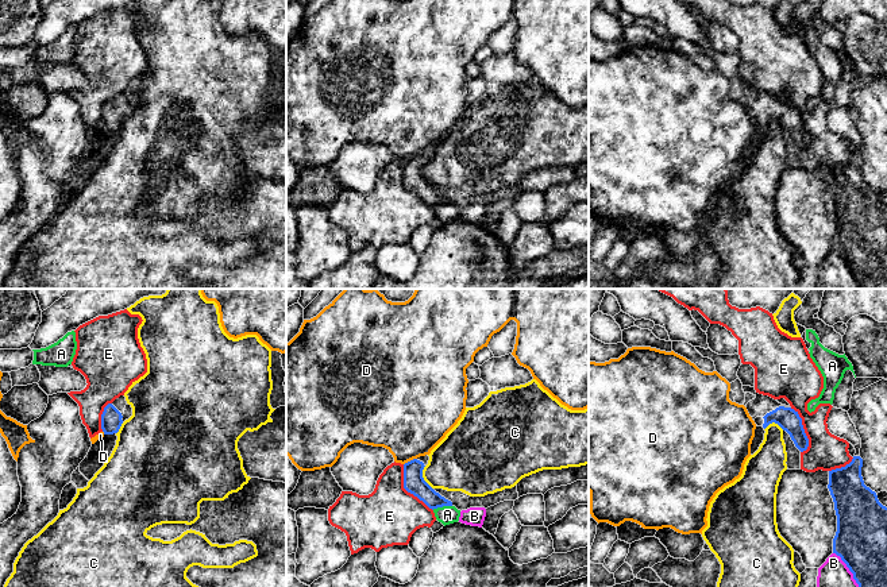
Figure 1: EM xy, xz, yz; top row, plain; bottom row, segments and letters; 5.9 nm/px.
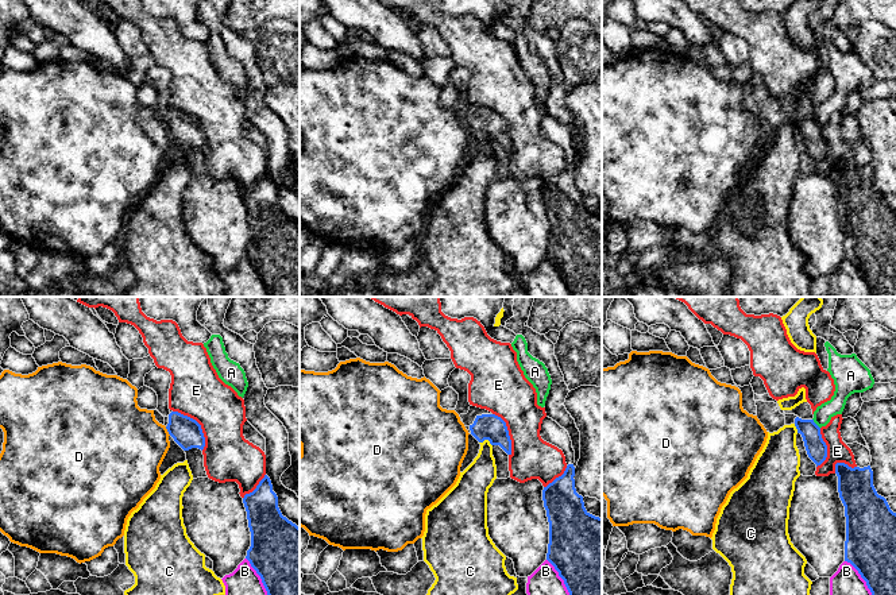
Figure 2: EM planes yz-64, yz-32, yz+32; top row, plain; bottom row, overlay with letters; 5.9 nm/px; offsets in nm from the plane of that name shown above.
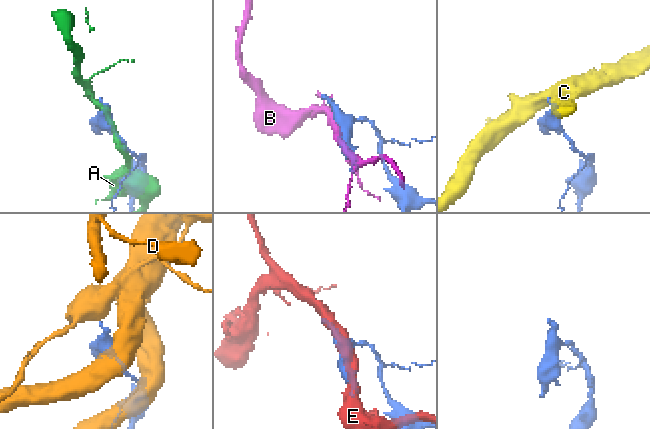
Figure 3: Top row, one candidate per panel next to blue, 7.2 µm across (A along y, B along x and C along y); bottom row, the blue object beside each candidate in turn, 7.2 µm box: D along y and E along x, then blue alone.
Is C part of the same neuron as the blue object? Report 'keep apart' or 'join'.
keep apart

